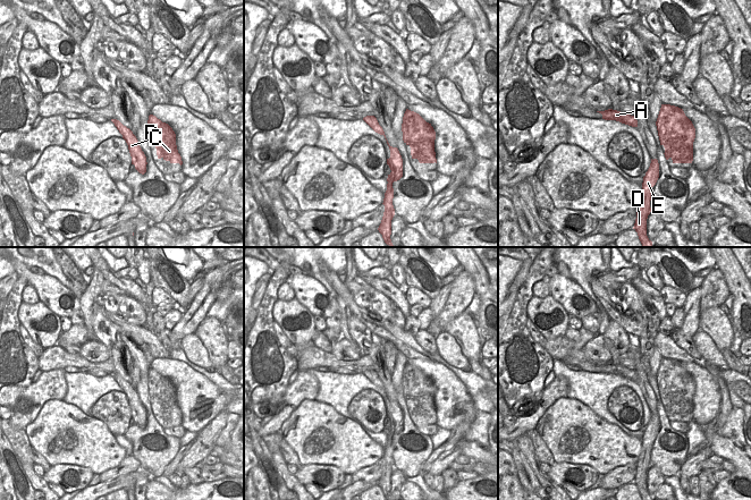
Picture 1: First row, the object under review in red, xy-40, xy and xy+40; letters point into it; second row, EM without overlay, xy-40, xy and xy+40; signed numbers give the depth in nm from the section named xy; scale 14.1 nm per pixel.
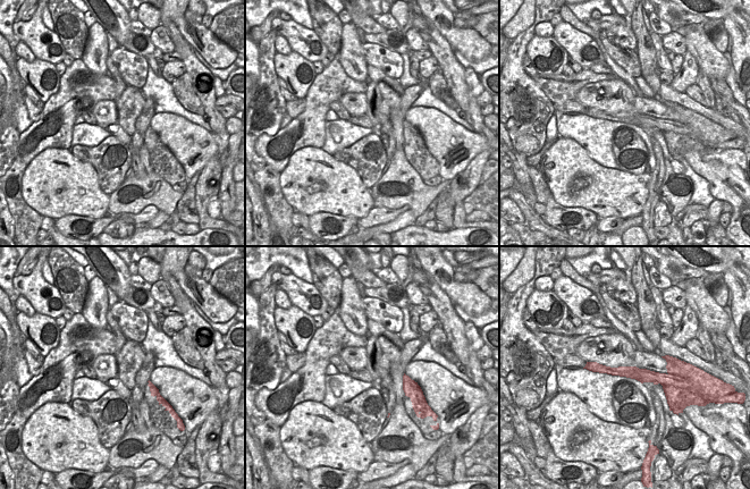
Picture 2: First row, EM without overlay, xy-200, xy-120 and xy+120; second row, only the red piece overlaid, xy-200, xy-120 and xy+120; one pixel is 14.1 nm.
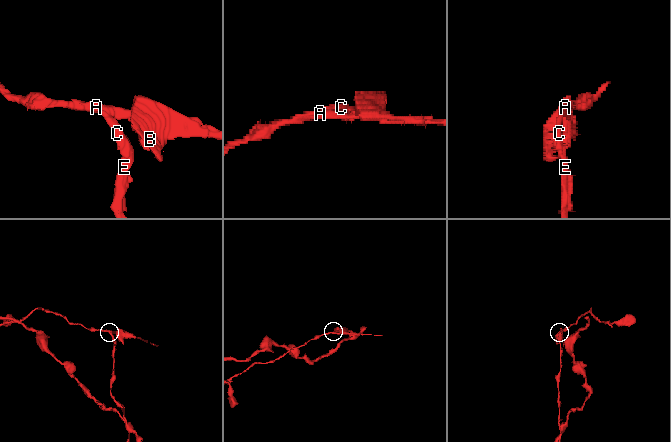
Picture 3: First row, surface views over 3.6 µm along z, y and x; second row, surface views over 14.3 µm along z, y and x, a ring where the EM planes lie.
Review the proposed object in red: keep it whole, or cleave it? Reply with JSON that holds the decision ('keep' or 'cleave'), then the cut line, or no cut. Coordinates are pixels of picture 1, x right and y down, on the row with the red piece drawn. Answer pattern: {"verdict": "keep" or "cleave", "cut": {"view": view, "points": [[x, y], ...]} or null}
{"verdict": "cleave", "cut": {"view": "xy", "points": [[366, 116], [376, 119]]}}

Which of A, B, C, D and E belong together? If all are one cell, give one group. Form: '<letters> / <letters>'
A B / C D E

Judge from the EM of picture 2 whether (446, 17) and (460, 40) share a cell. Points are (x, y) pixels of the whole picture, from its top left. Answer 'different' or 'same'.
same

